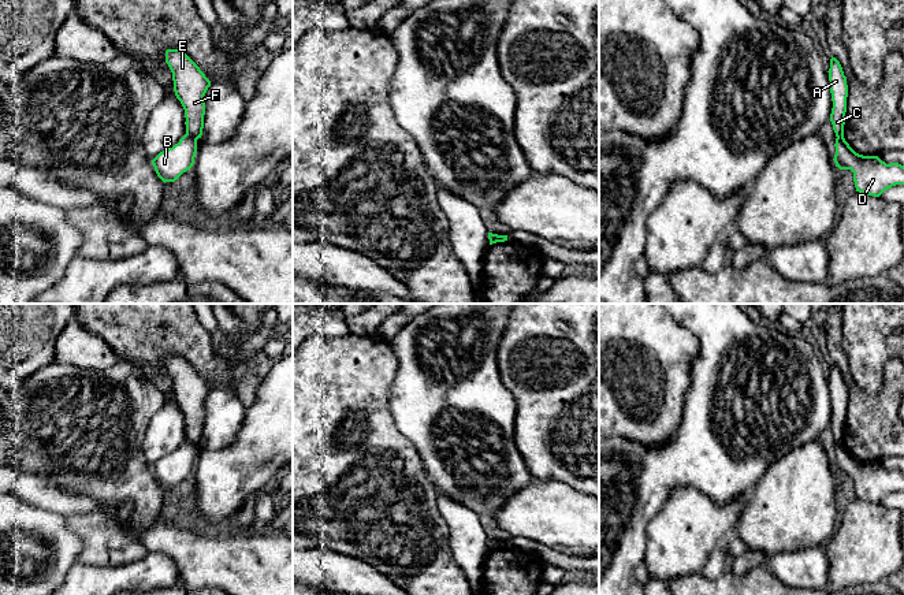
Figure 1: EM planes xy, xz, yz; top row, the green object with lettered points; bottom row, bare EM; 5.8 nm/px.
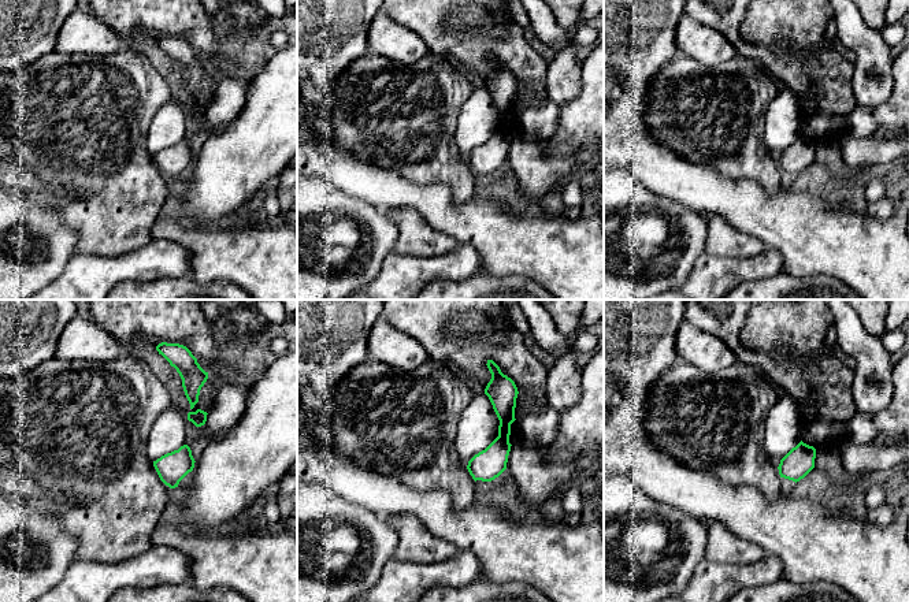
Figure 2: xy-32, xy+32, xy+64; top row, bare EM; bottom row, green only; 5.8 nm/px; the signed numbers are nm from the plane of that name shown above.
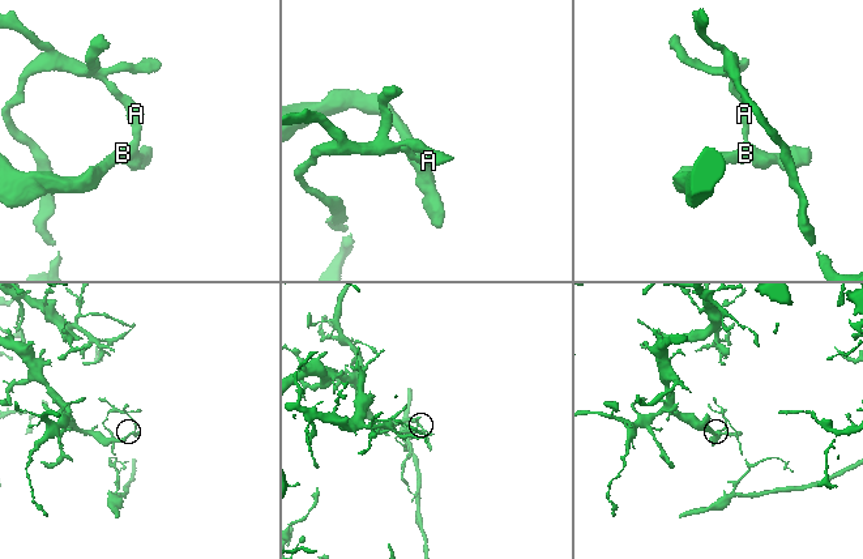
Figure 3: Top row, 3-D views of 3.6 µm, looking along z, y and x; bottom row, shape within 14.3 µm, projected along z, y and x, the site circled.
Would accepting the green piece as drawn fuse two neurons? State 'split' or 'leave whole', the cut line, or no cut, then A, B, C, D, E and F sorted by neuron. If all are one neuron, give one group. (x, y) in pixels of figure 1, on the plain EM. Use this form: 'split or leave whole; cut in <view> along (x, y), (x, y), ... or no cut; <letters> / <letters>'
split; cut in xy along (186, 439), (196, 446); A C E F / B D

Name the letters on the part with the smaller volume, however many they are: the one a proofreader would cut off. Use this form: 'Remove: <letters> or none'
Remove: A, C, E, F

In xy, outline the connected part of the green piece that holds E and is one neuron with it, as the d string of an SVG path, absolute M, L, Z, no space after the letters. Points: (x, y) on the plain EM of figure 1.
M167 356L165 369L172 379L175 402L185 416L186 440L198 446L204 435L204 402L211 393L211 387L181 356Z

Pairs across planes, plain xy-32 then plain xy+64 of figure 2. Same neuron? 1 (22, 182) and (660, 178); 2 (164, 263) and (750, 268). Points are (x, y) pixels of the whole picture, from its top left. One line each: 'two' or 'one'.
1: one
2: one

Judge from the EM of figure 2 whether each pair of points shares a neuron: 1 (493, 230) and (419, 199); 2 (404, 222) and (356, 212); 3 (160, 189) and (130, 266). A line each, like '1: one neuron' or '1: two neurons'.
1: one neuron
2: two neurons
3: two neurons

